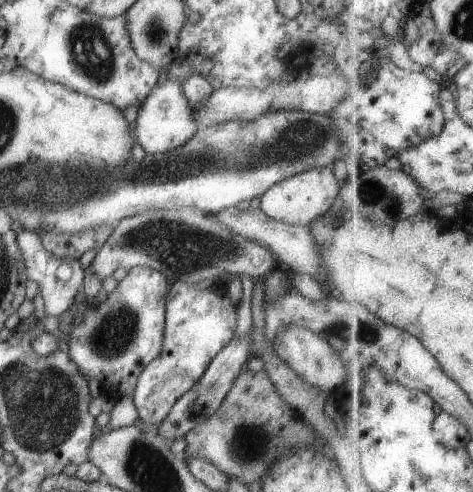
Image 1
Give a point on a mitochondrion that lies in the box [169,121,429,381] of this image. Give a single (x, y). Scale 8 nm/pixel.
(373, 192)

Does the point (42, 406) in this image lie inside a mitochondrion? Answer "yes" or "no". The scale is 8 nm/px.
yes

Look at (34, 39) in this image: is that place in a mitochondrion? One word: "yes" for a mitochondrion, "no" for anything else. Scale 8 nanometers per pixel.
no

